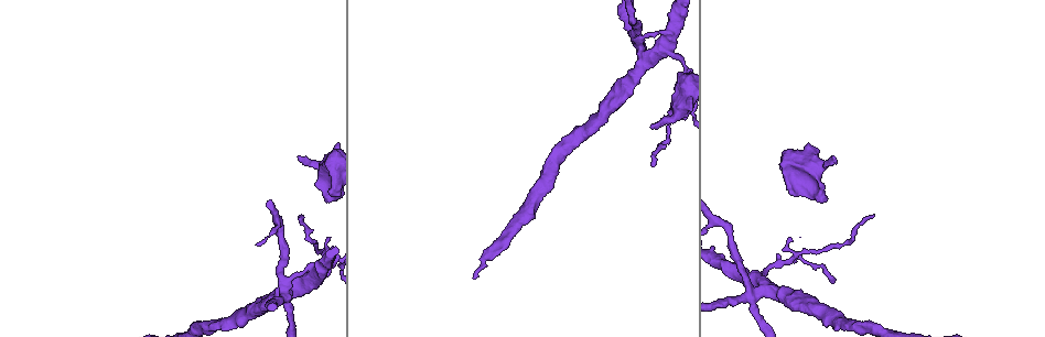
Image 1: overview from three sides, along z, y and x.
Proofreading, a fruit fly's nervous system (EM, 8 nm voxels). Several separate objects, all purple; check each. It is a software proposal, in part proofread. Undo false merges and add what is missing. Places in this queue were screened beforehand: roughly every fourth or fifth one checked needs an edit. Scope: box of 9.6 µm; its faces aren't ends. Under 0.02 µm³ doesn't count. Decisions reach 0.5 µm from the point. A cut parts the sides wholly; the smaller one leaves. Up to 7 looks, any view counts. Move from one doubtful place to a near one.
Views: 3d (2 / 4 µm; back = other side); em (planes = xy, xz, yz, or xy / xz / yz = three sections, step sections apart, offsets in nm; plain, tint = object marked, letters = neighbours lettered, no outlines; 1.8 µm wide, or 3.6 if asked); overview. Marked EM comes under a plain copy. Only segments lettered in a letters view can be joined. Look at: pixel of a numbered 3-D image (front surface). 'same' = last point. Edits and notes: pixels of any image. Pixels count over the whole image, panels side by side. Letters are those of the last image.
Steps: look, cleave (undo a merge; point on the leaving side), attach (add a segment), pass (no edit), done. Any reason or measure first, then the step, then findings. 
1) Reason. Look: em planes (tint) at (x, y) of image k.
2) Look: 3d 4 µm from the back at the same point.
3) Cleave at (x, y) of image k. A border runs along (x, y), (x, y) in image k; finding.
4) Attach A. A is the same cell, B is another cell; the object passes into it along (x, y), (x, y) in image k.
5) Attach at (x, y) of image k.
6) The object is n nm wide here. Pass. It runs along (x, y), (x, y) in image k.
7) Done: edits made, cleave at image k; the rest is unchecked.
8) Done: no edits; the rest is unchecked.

Thick end. Look: 3d 2 µm at (794, 194) of image 1.

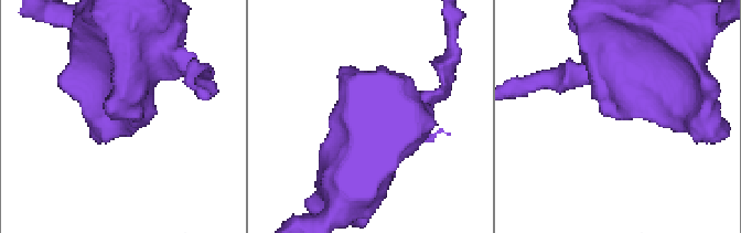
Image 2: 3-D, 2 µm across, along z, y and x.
The arms are 260, 420 nm wide; now the EM. Look: em xz step 4 (letters) at (619, 119) of image 2.

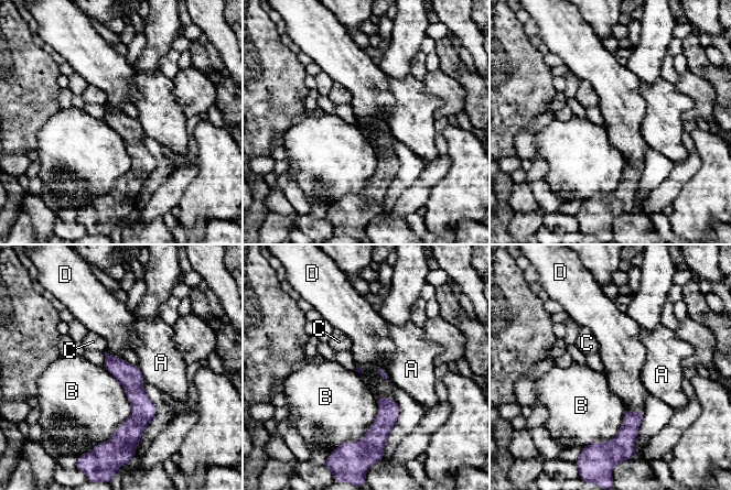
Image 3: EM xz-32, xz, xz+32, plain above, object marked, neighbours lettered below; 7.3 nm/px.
Look: em planes (letters) at the same point.

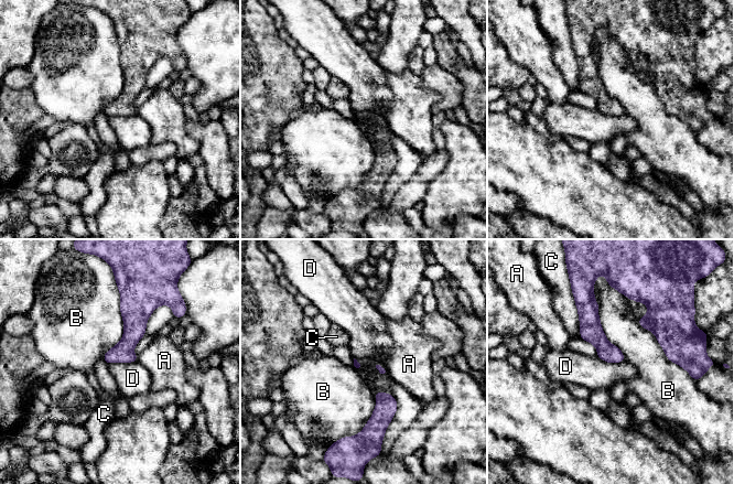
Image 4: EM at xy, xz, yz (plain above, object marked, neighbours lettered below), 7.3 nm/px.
Pass. A, B, C and D are other cells; it runs along (587, 301), (591, 331), (619, 359) in image 4; none of them fits.

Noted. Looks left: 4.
An open end. Look: 3d 2 µm at (299, 156) of image 1.

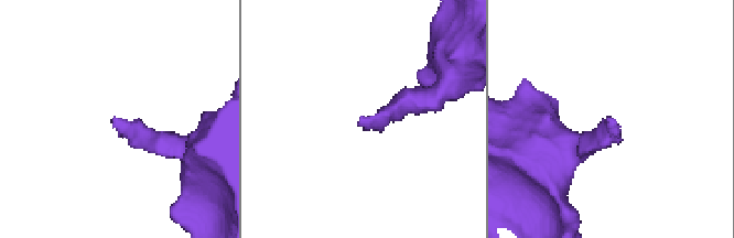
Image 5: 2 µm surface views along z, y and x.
Need the tissue. Look: em 3.6 µm planes (tint) at (609, 122) of image 5.

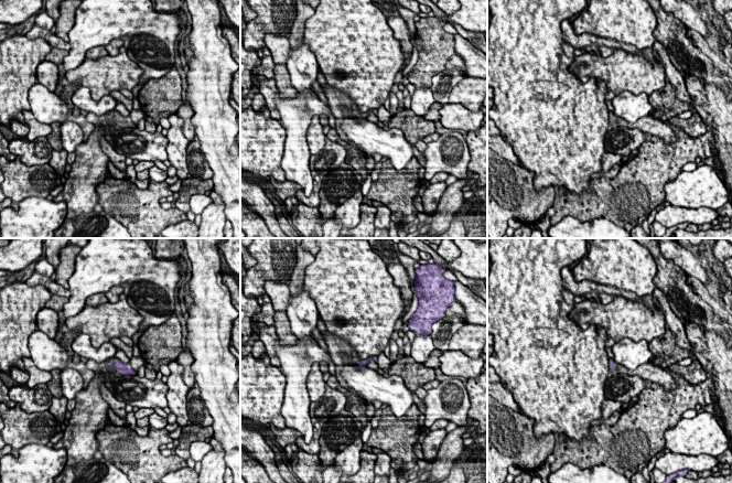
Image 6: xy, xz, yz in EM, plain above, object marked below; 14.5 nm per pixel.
Look: em 3.6 µm planes (letters) at the same point.

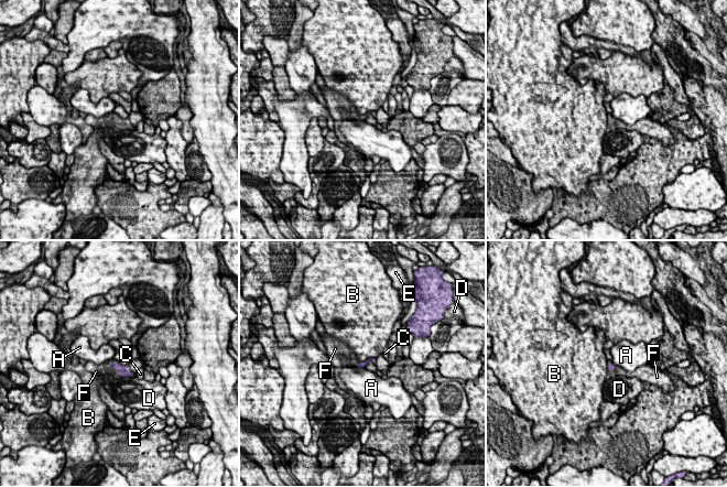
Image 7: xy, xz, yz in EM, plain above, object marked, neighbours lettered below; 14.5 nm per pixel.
Attach F. F is the same cell, A, B, C, D and E are other cells; the object passes into it along (610, 366), (615, 368), (618, 370) in image 7; the neuron continues.

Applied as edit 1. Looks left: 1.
Done: edits made, attach at image 7; the rest is unchecked.

